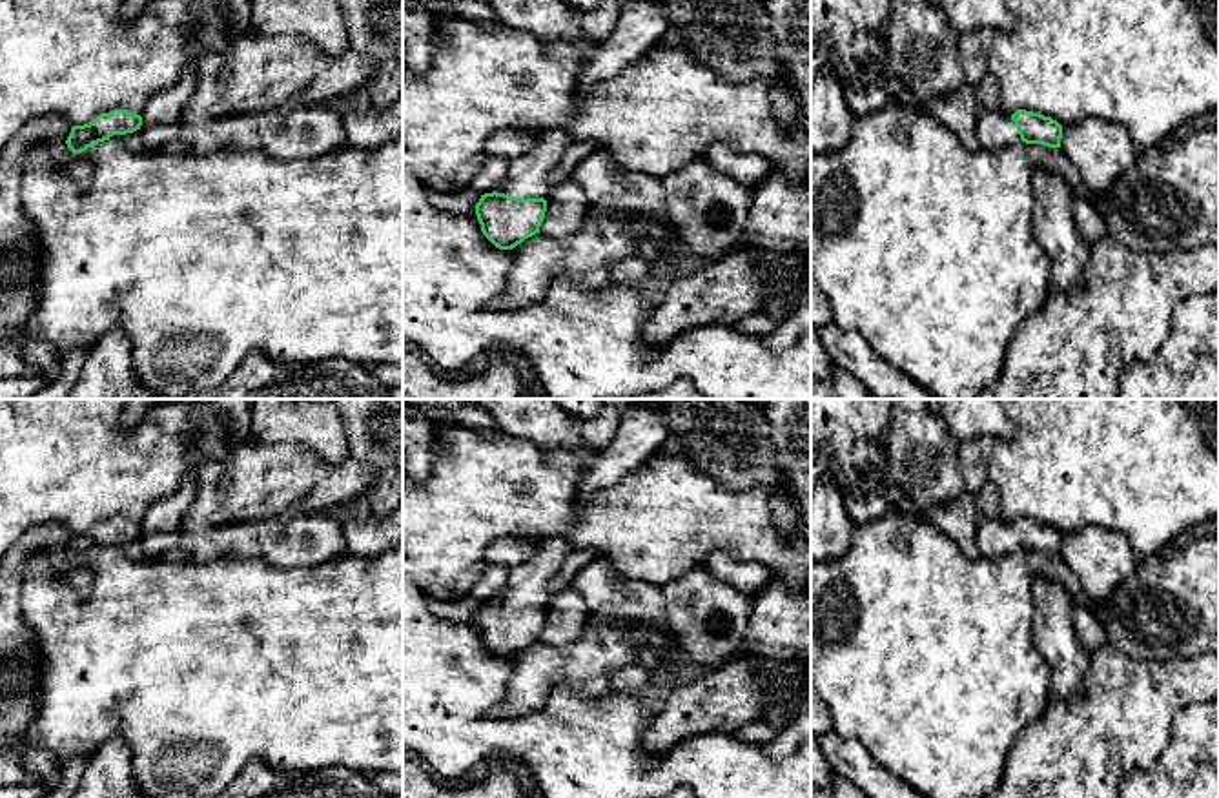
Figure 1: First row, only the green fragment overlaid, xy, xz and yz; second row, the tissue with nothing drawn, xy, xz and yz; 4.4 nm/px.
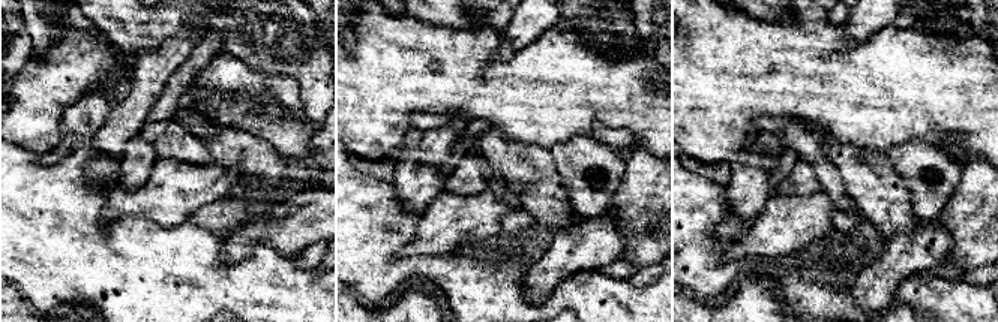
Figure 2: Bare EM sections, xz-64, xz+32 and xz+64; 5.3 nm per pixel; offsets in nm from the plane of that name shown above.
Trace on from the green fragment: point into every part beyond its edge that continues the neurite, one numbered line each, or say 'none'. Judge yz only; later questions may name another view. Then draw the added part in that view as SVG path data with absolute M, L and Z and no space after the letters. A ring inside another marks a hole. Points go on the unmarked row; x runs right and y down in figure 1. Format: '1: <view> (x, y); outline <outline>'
1: yz (995, 538); outline M982 512L978 514L975 541L980 556L989 559L1002 559L1020 548L1011 525L1004 523L1000 517L988 517Z

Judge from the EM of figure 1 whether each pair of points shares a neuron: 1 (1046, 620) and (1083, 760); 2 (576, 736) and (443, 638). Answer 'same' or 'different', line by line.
1: different
2: same

